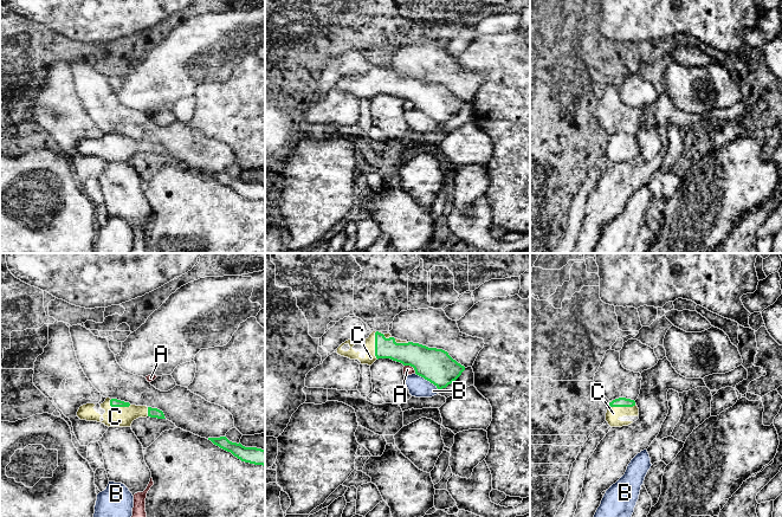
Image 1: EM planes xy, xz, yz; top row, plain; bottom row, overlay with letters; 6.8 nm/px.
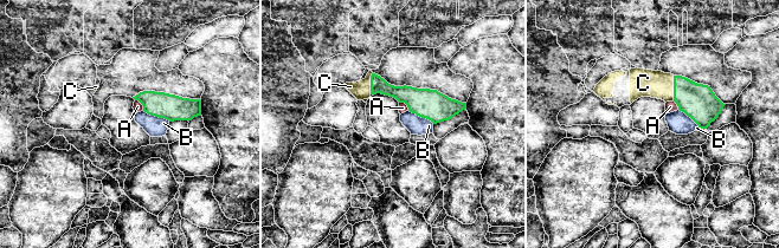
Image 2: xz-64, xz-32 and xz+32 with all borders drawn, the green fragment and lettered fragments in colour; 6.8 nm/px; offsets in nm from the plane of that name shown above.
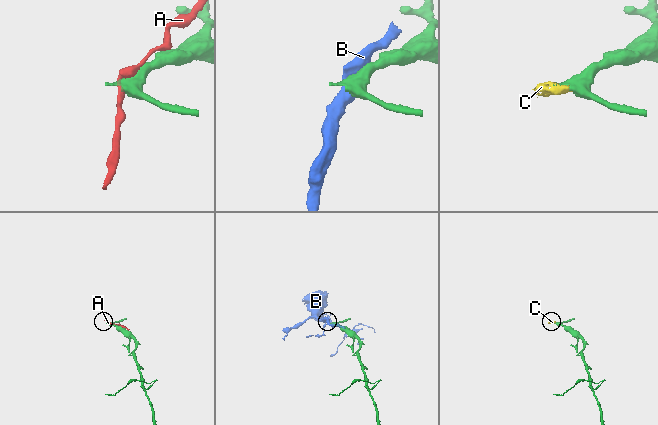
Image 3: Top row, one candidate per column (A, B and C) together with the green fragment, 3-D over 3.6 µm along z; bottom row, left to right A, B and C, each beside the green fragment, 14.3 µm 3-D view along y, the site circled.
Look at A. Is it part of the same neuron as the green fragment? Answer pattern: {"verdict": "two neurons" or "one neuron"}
{"verdict": "two neurons"}

